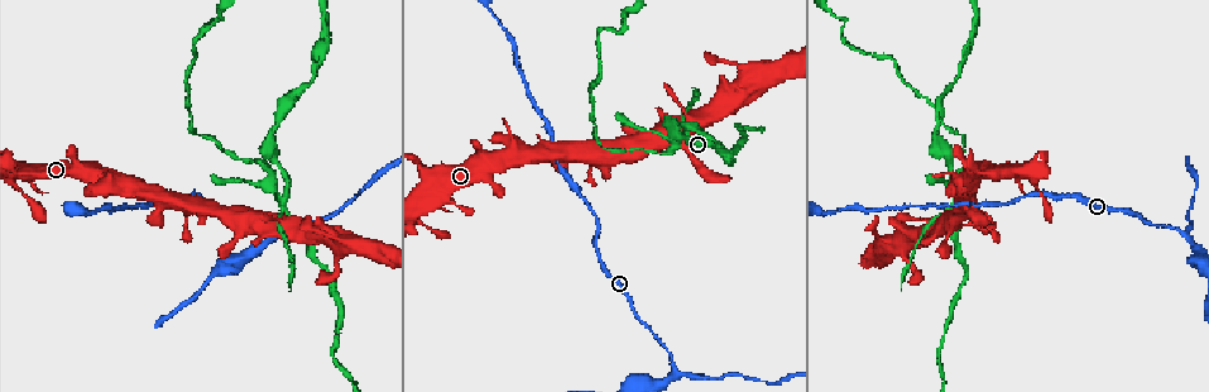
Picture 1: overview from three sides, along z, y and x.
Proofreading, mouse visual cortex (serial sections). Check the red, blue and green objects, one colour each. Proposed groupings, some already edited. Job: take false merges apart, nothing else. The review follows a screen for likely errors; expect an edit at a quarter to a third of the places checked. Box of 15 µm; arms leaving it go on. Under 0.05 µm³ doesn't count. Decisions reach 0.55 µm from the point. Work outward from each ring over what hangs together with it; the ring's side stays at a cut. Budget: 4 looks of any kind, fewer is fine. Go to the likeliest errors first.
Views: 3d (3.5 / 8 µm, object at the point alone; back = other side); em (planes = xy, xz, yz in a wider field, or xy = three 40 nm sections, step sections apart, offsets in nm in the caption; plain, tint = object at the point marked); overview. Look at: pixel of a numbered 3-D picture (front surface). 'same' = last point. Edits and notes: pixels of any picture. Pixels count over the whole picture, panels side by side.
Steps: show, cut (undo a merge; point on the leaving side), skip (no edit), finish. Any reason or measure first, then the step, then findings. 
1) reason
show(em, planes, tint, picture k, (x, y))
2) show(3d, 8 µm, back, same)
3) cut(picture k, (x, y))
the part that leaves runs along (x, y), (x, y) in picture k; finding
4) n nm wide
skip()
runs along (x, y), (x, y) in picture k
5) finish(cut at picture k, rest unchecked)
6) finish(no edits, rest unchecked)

a fork
show(3d, 3.5 µm, picture 1, (272, 188))

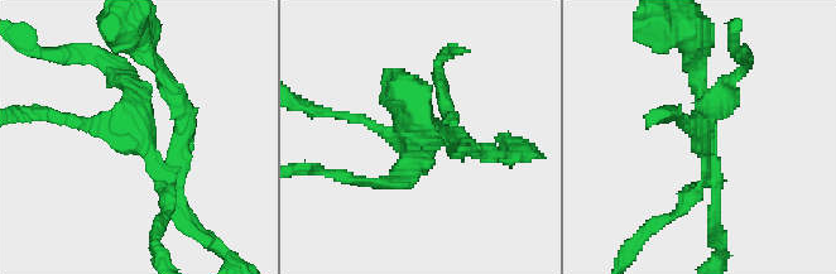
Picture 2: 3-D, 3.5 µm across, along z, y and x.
3 arms; arms of 150, 200, 250 nm; shape alone is not enough
show(em, xy, step 2, tint, picture 2, (702, 131))

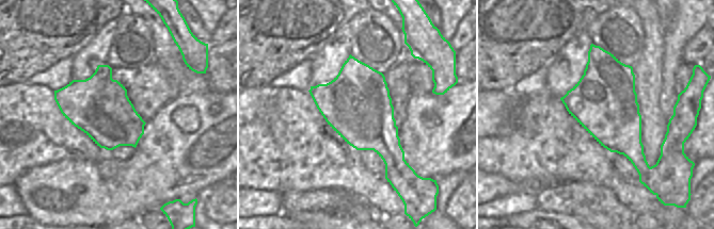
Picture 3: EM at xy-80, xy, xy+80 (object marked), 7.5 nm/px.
cut(picture 2, (125, 133))
the part that leaves runs along (157, 164), (106, 67) in picture 2; two cells meet here

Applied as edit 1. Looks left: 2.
abrupt turn
show(3d, 8 µm, picture 1, (677, 374))

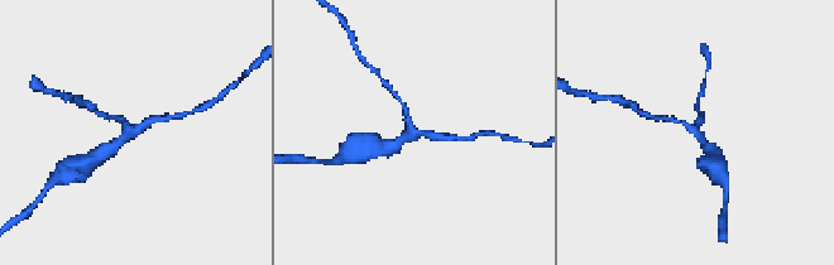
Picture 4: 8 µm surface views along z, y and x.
show(em, xy, step 2, tint, picture 4, (413, 130))

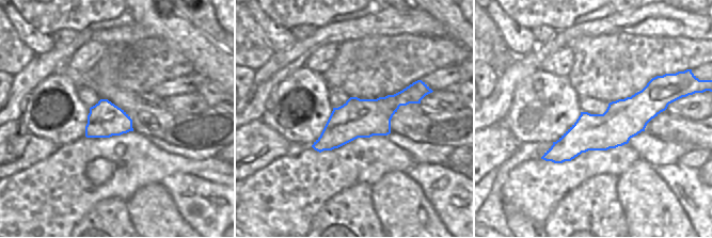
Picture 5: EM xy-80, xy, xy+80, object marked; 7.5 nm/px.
skip()
one cell here

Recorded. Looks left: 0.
finish(cut at picture 2, rest unchecked)

